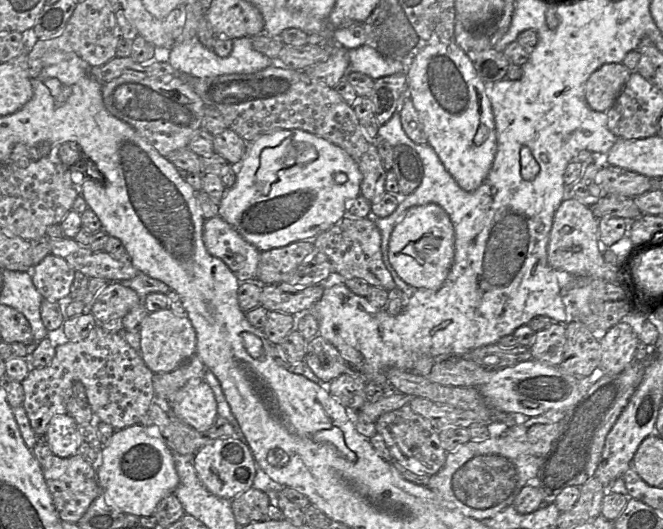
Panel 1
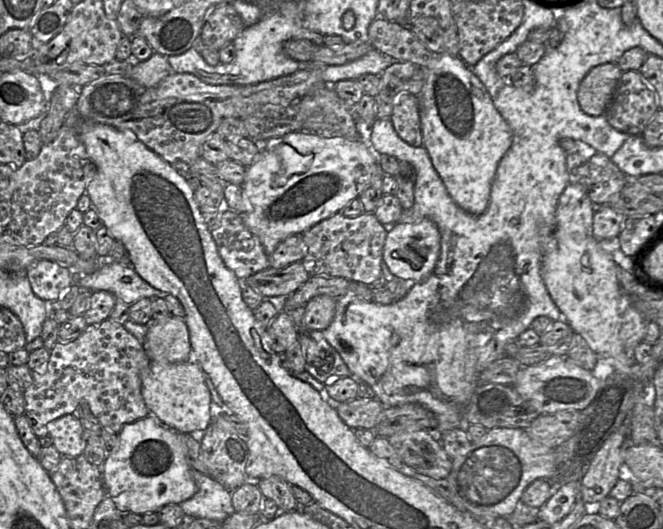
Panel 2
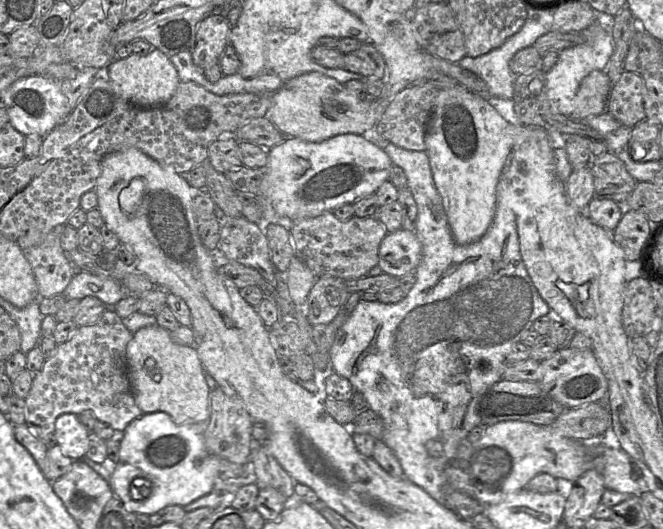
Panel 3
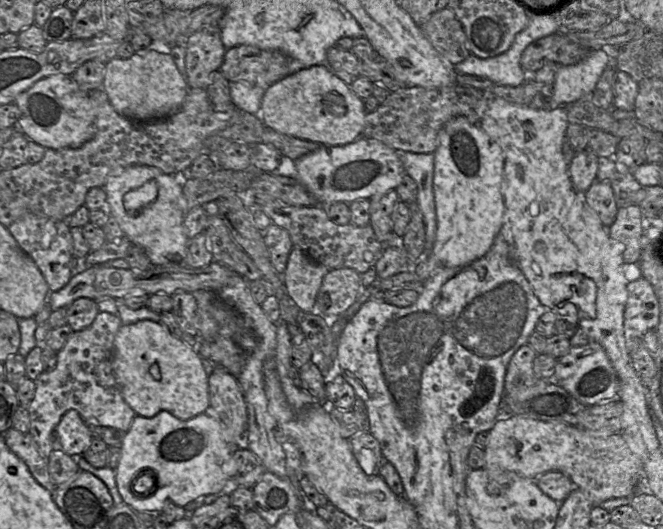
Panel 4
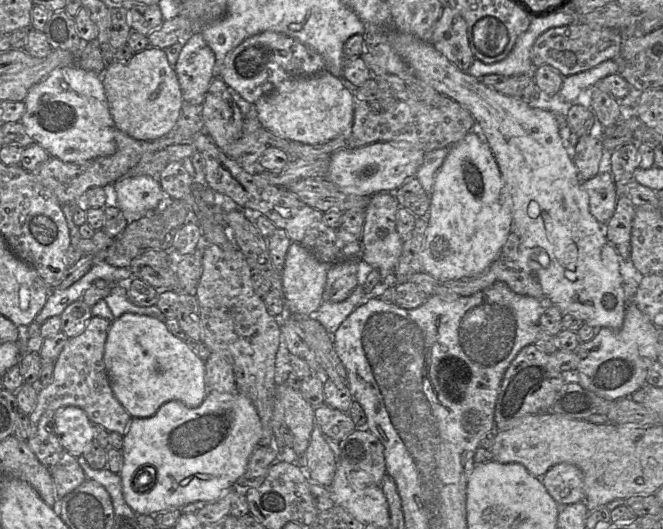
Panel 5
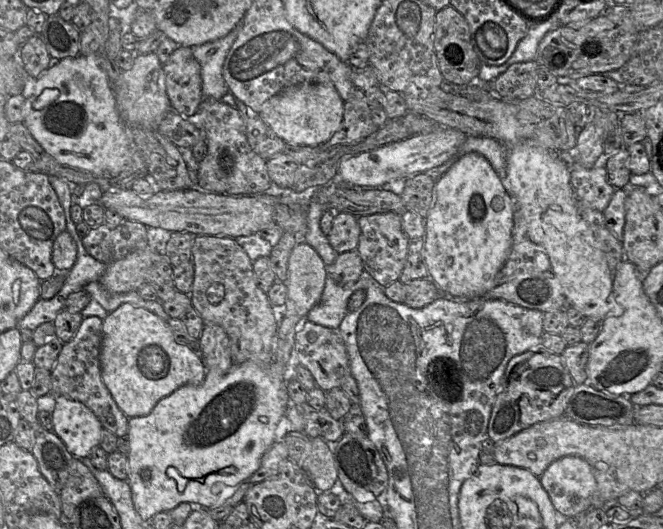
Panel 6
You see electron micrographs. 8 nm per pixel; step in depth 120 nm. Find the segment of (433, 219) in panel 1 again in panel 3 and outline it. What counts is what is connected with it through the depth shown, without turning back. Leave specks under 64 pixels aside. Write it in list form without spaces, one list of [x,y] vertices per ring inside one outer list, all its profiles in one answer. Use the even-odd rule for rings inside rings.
[[[403,228],[387,233],[378,254],[378,266],[385,274],[401,277],[416,270],[422,255],[422,247],[415,231]]]

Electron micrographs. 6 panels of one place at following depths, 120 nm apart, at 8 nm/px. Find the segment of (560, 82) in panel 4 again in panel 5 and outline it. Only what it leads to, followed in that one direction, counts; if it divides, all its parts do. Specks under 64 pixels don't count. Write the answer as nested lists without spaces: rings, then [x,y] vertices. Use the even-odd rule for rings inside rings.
[[[606,60],[587,71],[563,77],[559,96],[572,104],[577,100],[582,100],[584,96],[589,94],[600,80],[617,73],[618,67],[615,60]]]

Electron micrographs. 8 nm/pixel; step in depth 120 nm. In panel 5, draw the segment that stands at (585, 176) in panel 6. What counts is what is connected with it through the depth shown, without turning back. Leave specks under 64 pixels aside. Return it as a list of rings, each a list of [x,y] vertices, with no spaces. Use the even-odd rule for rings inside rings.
[[[599,172],[593,178],[582,182],[589,196],[591,214],[602,225],[607,225],[613,216],[618,199],[616,183],[610,172]]]

